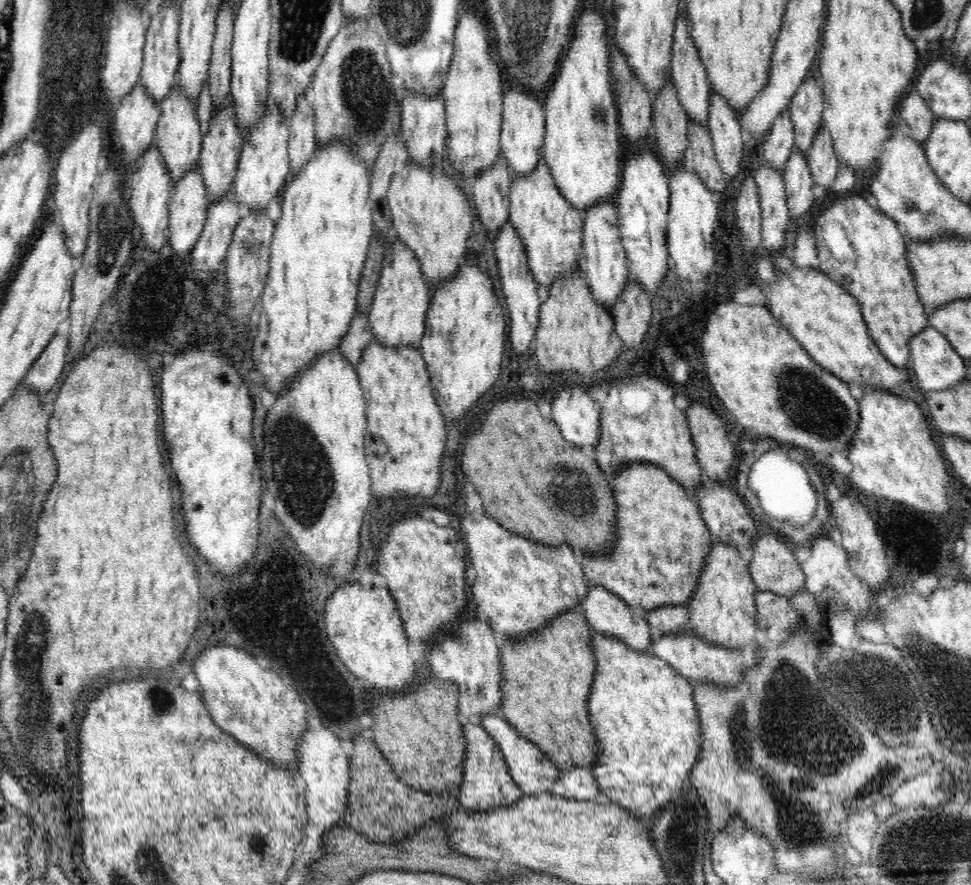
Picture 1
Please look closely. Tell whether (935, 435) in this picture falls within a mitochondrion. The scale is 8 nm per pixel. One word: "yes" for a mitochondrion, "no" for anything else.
no

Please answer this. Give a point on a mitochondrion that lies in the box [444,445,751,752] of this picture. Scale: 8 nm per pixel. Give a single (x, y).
(573, 494)

